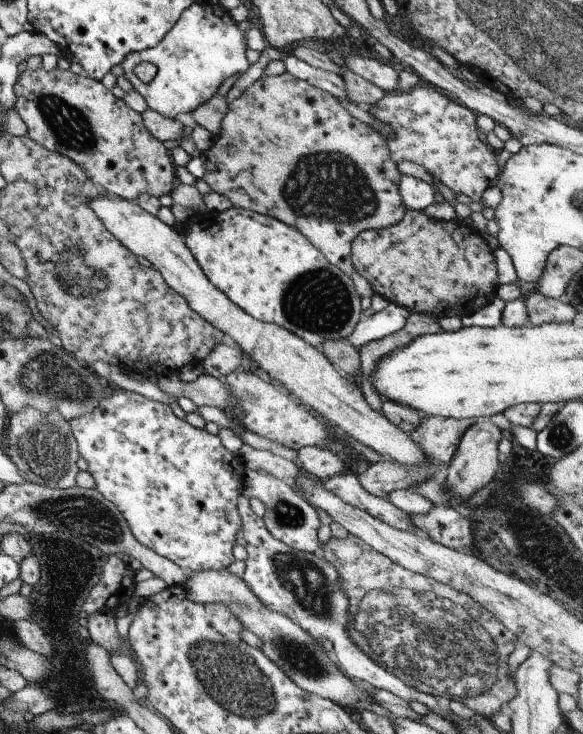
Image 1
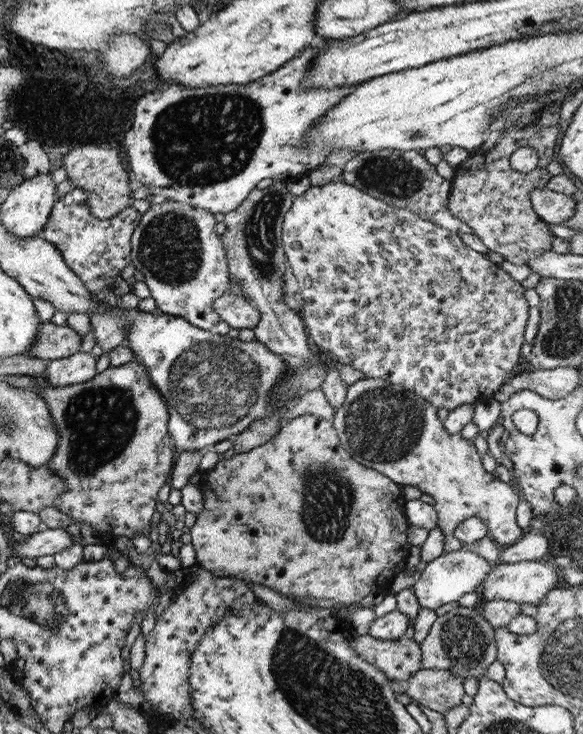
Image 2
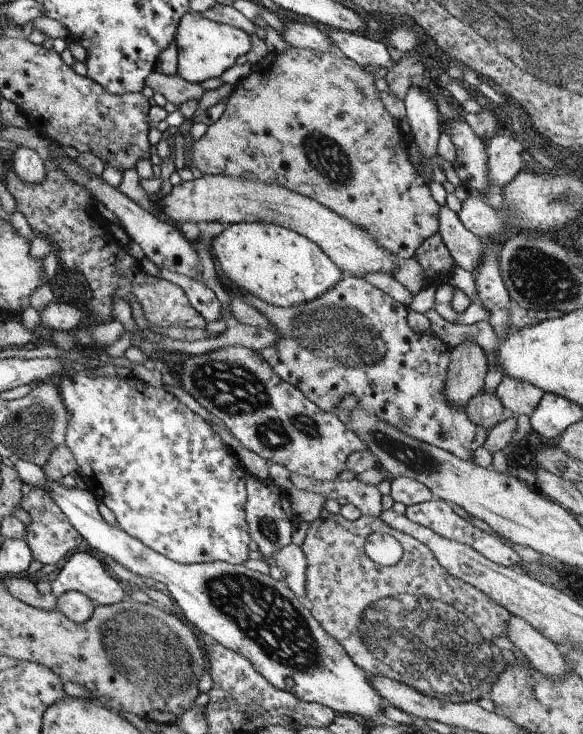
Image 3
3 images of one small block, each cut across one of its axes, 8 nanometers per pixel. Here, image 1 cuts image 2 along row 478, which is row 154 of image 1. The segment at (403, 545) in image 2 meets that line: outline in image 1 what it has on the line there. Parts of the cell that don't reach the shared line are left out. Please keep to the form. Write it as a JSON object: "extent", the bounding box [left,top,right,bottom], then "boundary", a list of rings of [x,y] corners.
{"extent":[201,72,407,297],"boundary":[[[287,72],[276,76],[261,76],[255,80],[250,86],[245,88],[237,98],[229,102],[227,112],[221,119],[219,130],[215,134],[211,134],[211,144],[205,151],[202,151],[201,158],[204,164],[201,180],[209,186],[212,191],[217,194],[223,194],[233,207],[247,209],[256,212],[260,215],[267,215],[276,218],[278,221],[285,223],[288,227],[296,228],[303,236],[310,240],[312,245],[323,254],[323,256],[332,264],[335,265],[341,272],[351,277],[351,282],[354,284],[354,289],[360,297],[372,296],[373,289],[369,283],[359,276],[350,259],[350,246],[353,239],[360,233],[366,230],[379,230],[397,224],[407,210],[401,200],[398,191],[398,182],[401,174],[397,171],[394,160],[390,157],[386,142],[382,136],[373,131],[373,128],[359,122],[353,115],[350,115],[340,102],[332,94],[325,92],[323,89],[310,85],[304,80],[295,78]]]}

